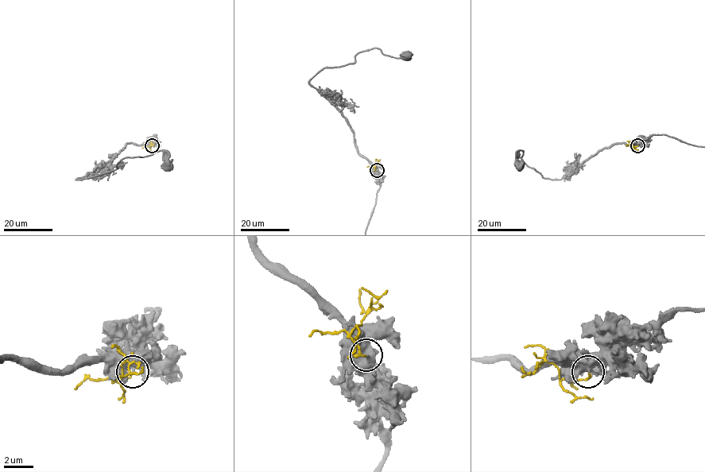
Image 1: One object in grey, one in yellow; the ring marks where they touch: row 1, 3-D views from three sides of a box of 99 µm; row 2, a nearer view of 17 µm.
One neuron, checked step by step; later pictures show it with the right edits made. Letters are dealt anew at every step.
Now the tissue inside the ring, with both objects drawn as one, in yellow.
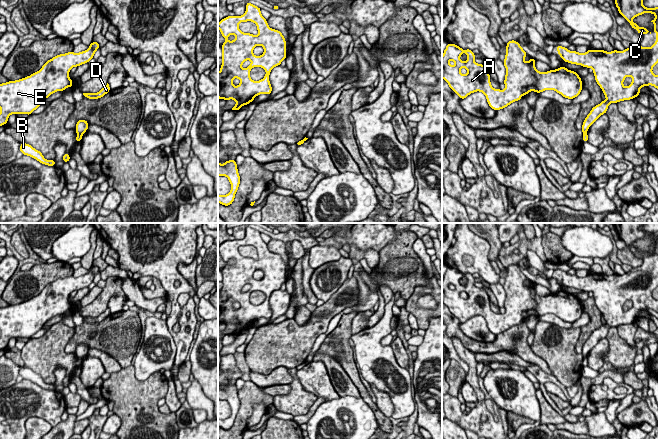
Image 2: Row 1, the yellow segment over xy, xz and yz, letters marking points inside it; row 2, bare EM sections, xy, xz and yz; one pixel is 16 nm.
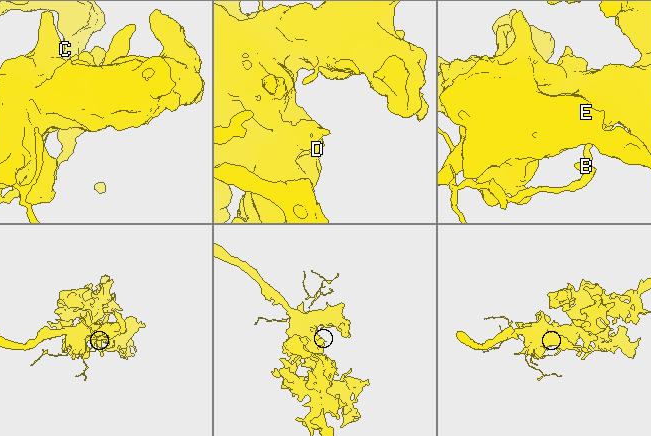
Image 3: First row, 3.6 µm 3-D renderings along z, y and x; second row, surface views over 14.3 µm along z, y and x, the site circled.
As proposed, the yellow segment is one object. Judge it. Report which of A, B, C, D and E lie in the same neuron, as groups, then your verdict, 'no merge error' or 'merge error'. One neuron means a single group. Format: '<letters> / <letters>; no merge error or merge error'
A C D E / B; merge error

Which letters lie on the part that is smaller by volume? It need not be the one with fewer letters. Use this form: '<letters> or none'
B

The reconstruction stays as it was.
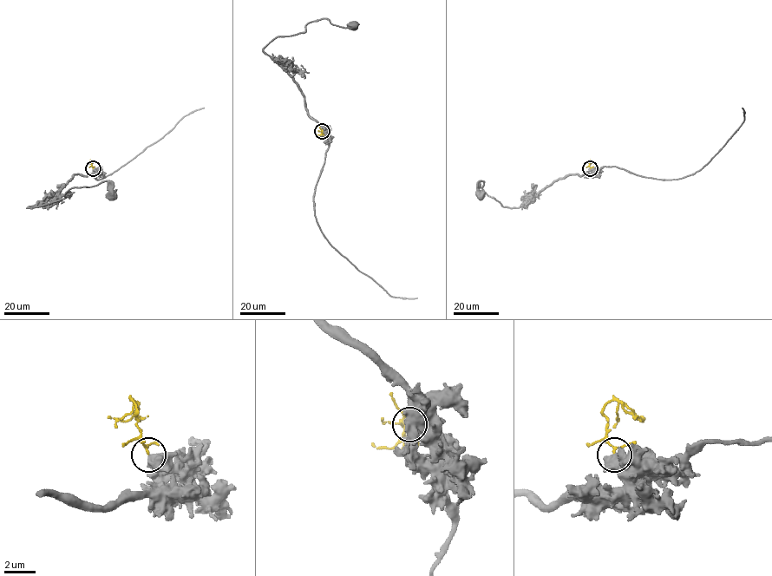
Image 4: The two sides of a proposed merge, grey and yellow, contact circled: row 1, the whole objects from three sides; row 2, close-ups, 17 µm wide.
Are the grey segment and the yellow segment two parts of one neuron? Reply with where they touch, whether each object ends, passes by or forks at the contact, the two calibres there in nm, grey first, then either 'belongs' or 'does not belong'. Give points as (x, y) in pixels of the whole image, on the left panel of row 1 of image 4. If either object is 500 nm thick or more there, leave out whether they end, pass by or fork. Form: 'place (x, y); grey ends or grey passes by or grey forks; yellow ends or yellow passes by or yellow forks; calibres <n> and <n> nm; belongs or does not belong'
place (93, 168); calibres 650 and 90 nm; does not belong

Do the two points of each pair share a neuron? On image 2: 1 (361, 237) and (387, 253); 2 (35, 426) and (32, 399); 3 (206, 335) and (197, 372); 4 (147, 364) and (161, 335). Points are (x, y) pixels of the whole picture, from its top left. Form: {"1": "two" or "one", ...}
{"1": "two", "2": "two", "3": "one", "4": "one"}

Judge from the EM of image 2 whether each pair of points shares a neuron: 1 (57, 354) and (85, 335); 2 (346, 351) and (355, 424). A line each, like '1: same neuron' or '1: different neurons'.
1: different neurons
2: different neurons

